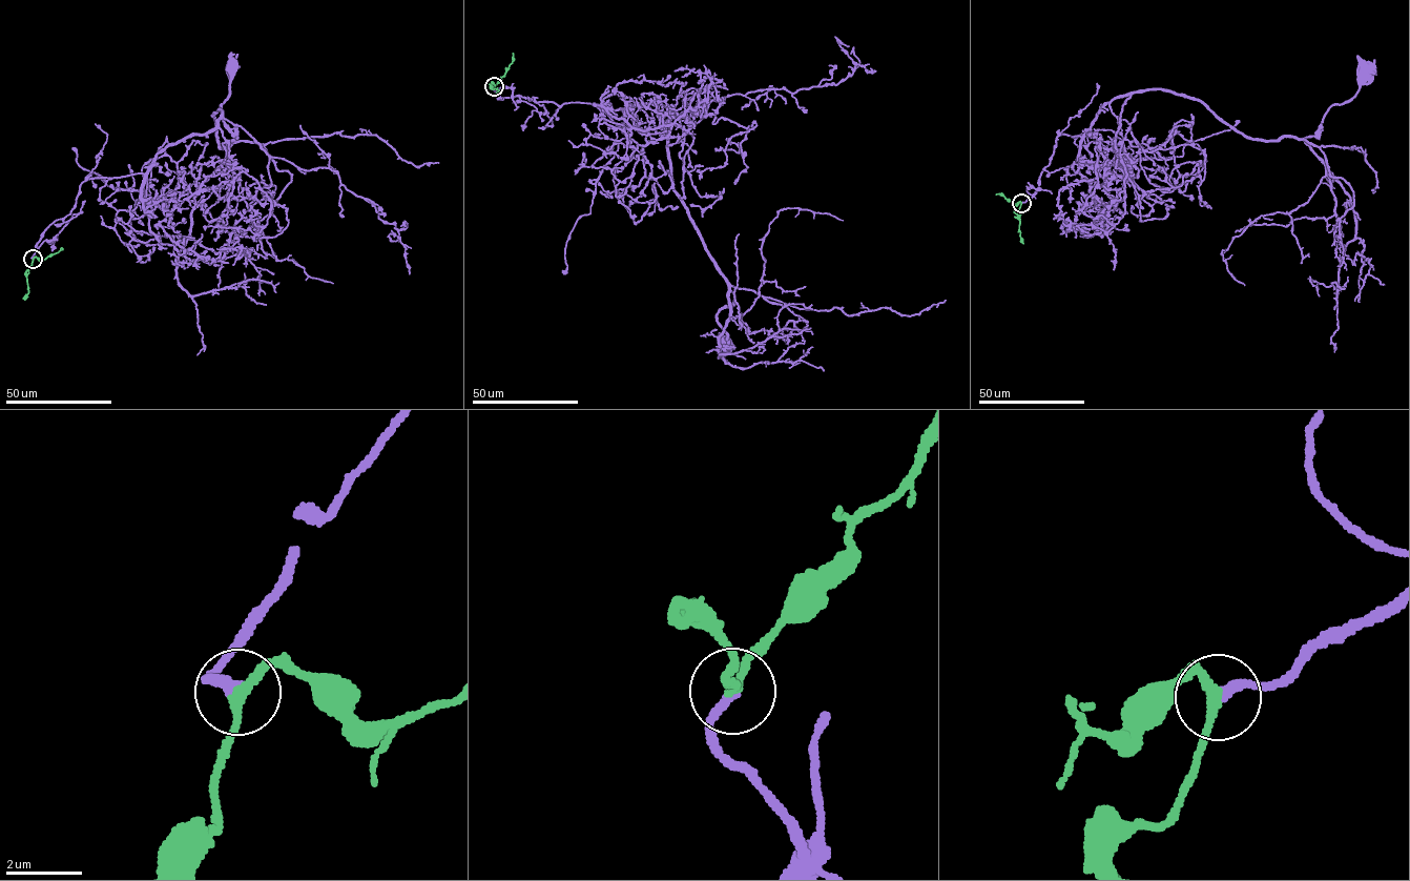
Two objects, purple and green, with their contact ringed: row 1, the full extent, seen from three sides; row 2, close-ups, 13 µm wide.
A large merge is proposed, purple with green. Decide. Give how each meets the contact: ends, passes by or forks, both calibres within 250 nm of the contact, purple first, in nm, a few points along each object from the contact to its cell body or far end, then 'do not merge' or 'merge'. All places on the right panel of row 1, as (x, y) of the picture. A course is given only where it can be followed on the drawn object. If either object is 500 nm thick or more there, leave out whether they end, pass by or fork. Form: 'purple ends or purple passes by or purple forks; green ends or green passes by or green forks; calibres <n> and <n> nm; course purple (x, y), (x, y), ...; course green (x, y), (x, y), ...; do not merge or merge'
purple ends; green passes by; calibres 280 and 260 nm; course purple (1021, 203), (1058, 136), (1081, 137), (1116, 98), (1172, 90), (1251, 138), (1303, 139), (1352, 98), (1365, 72); course green (1021, 203), (1015, 212), (1023, 243); merge

